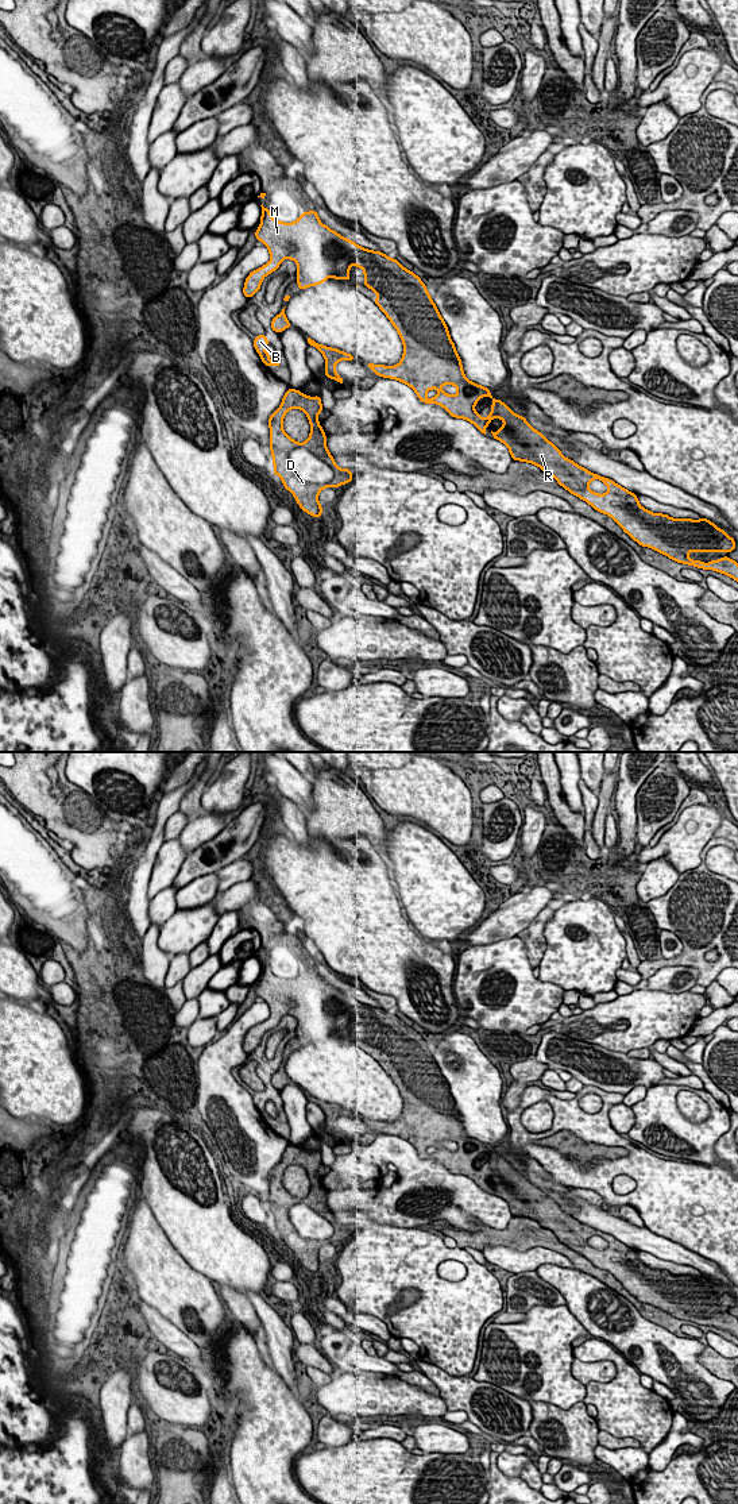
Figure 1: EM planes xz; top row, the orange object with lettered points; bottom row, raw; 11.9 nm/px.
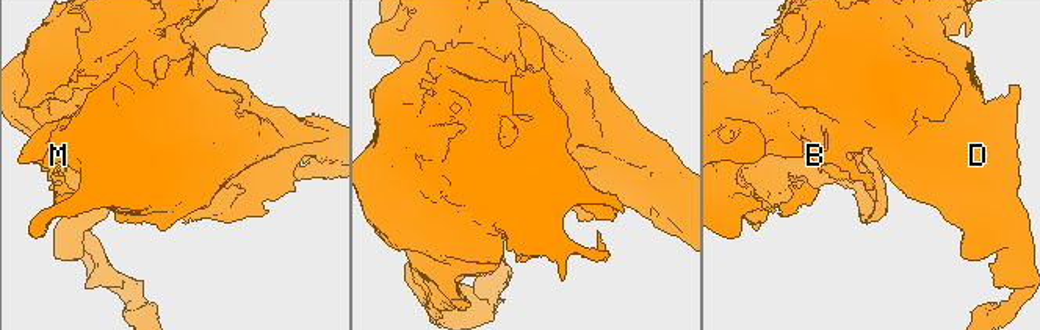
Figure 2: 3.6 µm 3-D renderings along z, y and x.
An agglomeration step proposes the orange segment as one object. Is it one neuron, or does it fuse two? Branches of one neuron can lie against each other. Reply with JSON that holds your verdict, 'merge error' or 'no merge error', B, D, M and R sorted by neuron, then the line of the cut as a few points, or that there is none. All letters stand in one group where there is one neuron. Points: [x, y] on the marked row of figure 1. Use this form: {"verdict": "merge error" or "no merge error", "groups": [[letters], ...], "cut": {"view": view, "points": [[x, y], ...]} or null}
{"verdict": "merge error", "groups": [["B"], ["D", "M", "R"]], "cut": {"view": "xz", "points": [[263, 354], [267, 358]]}}

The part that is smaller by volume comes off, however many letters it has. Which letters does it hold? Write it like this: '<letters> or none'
B

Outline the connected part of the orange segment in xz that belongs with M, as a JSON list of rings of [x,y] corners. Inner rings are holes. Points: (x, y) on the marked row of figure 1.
[[[263,204],[260,225],[255,232],[255,238],[263,242],[270,252],[270,262],[254,270],[246,278],[243,293],[251,298],[263,282],[263,278],[275,271],[283,259],[297,262],[297,282],[298,290],[324,284],[328,277],[333,277],[336,282],[339,278],[352,279],[349,275],[351,266],[360,267],[364,273],[364,286],[375,292],[379,297],[374,302],[387,316],[393,327],[398,331],[403,343],[403,355],[398,365],[383,366],[366,363],[375,375],[397,379],[410,386],[421,402],[437,404],[443,406],[452,417],[464,419],[472,423],[482,433],[486,435],[486,427],[495,417],[505,424],[498,432],[492,432],[492,439],[496,439],[507,446],[513,460],[528,462],[538,466],[542,471],[550,474],[560,486],[571,494],[581,498],[590,504],[595,510],[610,516],[634,541],[642,547],[649,547],[669,559],[695,566],[703,570],[714,570],[729,575],[738,582],[738,563],[727,556],[719,560],[703,563],[702,560],[692,560],[688,552],[731,552],[735,549],[735,541],[720,528],[707,518],[672,518],[668,514],[652,513],[642,508],[634,493],[619,486],[614,481],[602,475],[594,474],[587,468],[567,459],[560,450],[549,441],[541,432],[529,425],[523,416],[515,414],[499,398],[495,400],[490,389],[480,386],[465,378],[461,365],[461,358],[456,352],[455,343],[449,336],[448,327],[443,320],[437,306],[434,305],[425,284],[413,271],[405,269],[397,259],[389,258],[380,251],[372,251],[360,247],[355,242],[345,239],[340,234],[324,225],[314,211],[302,212],[300,219],[293,223],[283,223],[275,220],[268,208]],[[443,385],[453,385],[457,387],[455,396],[441,390]],[[482,397],[490,397],[494,402],[491,413],[484,420],[475,412],[475,405]],[[599,479],[607,485],[608,490],[604,494],[598,494],[588,489],[588,483]]]

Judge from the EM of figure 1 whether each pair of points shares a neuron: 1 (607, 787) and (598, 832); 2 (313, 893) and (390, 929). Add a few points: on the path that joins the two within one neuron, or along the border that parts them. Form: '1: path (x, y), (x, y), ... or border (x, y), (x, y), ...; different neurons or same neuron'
1: path (605, 798), (599, 821); same neuron
2: path (332, 893), (371, 929); same neuron

